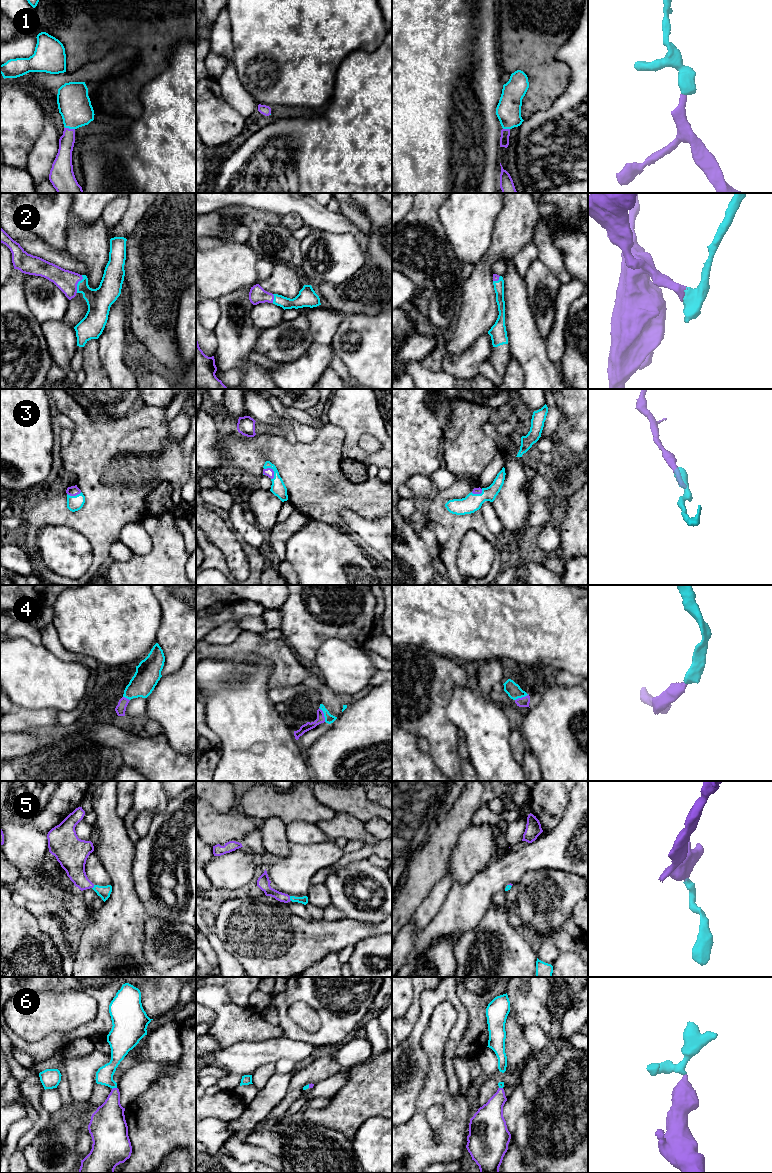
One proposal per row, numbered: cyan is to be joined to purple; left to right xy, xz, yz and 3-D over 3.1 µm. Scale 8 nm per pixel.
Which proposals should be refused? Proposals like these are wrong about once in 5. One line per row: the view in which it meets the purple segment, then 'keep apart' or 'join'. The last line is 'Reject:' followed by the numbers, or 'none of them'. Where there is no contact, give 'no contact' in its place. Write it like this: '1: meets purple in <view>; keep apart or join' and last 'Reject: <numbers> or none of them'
1: meets purple in xy; join
2: meets purple in xy; join
3: meets purple in xz; join
4: meets purple in xz; join
5: meets purple in xz; join
6: meets purple in xy; join
Reject: none of them

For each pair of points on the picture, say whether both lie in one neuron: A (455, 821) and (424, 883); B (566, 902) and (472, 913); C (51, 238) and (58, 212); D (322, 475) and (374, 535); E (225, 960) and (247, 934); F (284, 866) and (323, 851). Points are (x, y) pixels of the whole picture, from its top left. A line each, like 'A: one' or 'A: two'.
A: one
B: two
C: one
D: two
E: two
F: one

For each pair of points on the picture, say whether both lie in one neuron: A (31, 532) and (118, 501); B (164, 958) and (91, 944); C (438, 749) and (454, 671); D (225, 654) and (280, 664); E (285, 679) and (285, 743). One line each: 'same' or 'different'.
A: same
B: different
C: same
D: same
E: different

